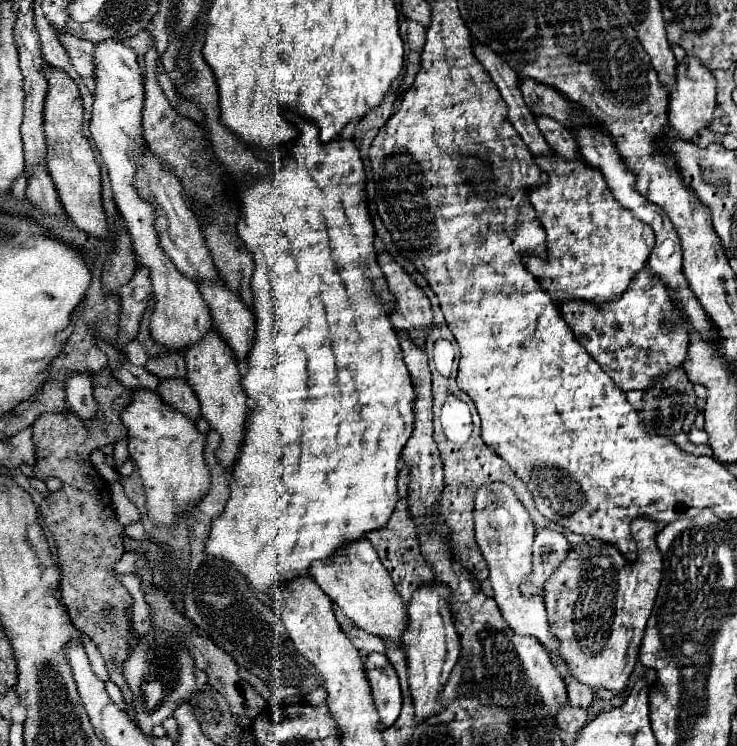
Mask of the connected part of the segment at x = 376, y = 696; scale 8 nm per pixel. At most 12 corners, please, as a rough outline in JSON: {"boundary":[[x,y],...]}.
{"boundary":[[385,654],[365,658],[381,722],[393,726],[401,712],[399,678]]}

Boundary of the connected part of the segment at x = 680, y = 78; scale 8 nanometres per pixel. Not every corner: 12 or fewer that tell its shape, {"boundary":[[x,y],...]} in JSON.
{"boundary":[[677,64],[669,124],[691,140],[715,118],[713,74]]}

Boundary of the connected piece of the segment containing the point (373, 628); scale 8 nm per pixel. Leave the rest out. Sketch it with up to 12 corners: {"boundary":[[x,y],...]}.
{"boundary":[[367,538],[311,576],[359,628],[401,642],[407,612]]}

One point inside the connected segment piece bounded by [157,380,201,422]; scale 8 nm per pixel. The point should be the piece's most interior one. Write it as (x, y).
(176, 393)

